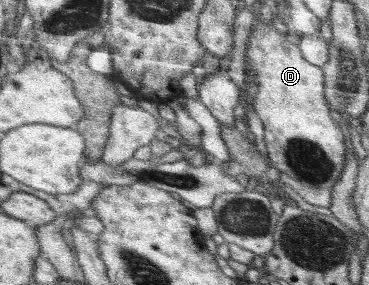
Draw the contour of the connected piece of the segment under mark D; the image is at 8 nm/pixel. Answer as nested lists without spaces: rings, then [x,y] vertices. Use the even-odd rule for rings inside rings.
[[[255,17],[252,31],[247,40],[246,49],[246,87],[250,87],[252,78],[257,80],[257,89],[253,98],[256,114],[264,125],[264,142],[268,151],[271,166],[277,168],[281,174],[299,182],[304,188],[314,190],[330,190],[334,183],[340,180],[346,168],[346,146],[344,134],[338,124],[330,118],[330,110],[325,96],[325,82],[322,70],[300,56],[298,46],[288,42],[272,25],[264,24]]]

